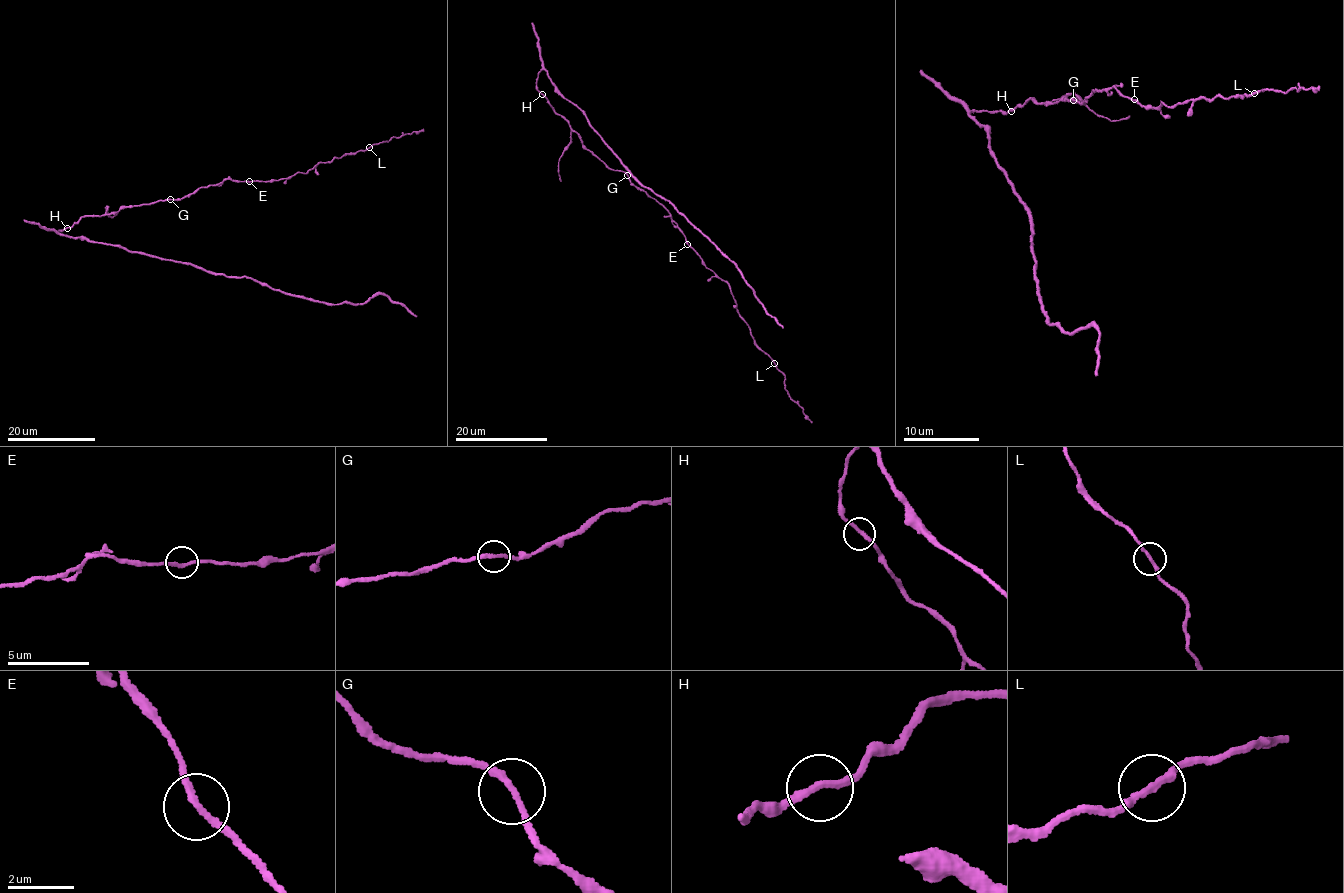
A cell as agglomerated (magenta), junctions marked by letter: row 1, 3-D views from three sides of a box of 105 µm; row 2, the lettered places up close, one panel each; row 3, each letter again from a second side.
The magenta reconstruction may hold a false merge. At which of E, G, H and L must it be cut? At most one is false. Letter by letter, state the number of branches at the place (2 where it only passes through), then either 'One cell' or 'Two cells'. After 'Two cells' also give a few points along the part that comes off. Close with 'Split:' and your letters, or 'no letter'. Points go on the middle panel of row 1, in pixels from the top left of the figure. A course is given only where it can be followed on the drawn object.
E: Branches: 2. One cell
G: Branches: 2. One cell
H: Branches: 2. One cell
L: Branches: 2. Two cells. Course of the part to remove: (774, 363), (784, 376), (787, 394), (812, 422)
Split: L

